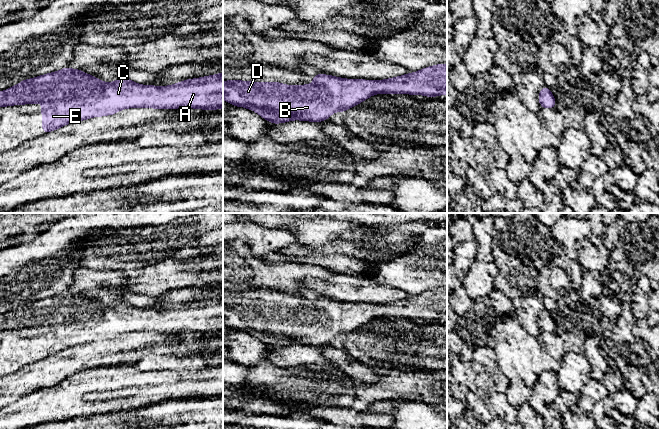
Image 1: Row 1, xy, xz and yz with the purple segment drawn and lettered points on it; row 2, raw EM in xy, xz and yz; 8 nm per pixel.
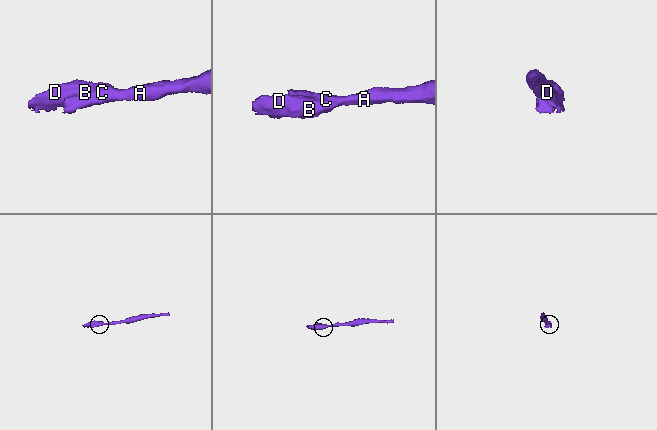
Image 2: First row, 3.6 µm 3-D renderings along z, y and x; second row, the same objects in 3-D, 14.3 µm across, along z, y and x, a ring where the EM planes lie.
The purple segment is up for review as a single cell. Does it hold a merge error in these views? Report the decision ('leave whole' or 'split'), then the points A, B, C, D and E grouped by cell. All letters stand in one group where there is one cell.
leave whole; groups A B C D E

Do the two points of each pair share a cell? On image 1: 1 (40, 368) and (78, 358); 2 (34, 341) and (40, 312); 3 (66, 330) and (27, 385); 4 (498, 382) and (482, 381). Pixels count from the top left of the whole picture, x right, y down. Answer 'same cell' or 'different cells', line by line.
1: same cell
2: same cell
3: different cells
4: same cell

